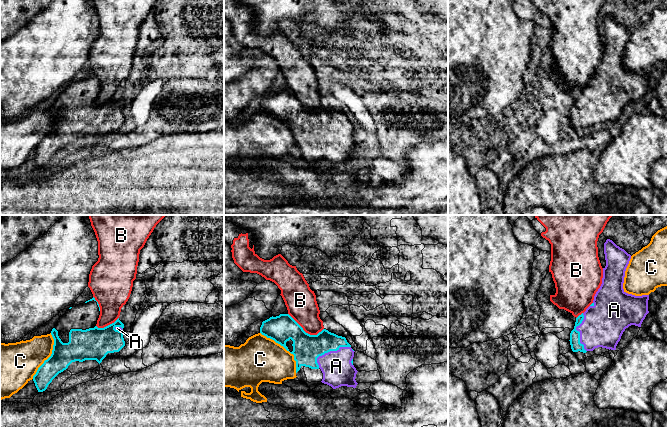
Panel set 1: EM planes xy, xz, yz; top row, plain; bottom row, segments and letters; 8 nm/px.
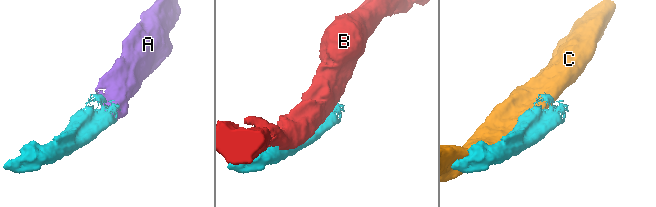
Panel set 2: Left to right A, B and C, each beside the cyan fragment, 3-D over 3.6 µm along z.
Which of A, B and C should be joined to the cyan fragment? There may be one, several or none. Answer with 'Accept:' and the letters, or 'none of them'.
Accept: A

